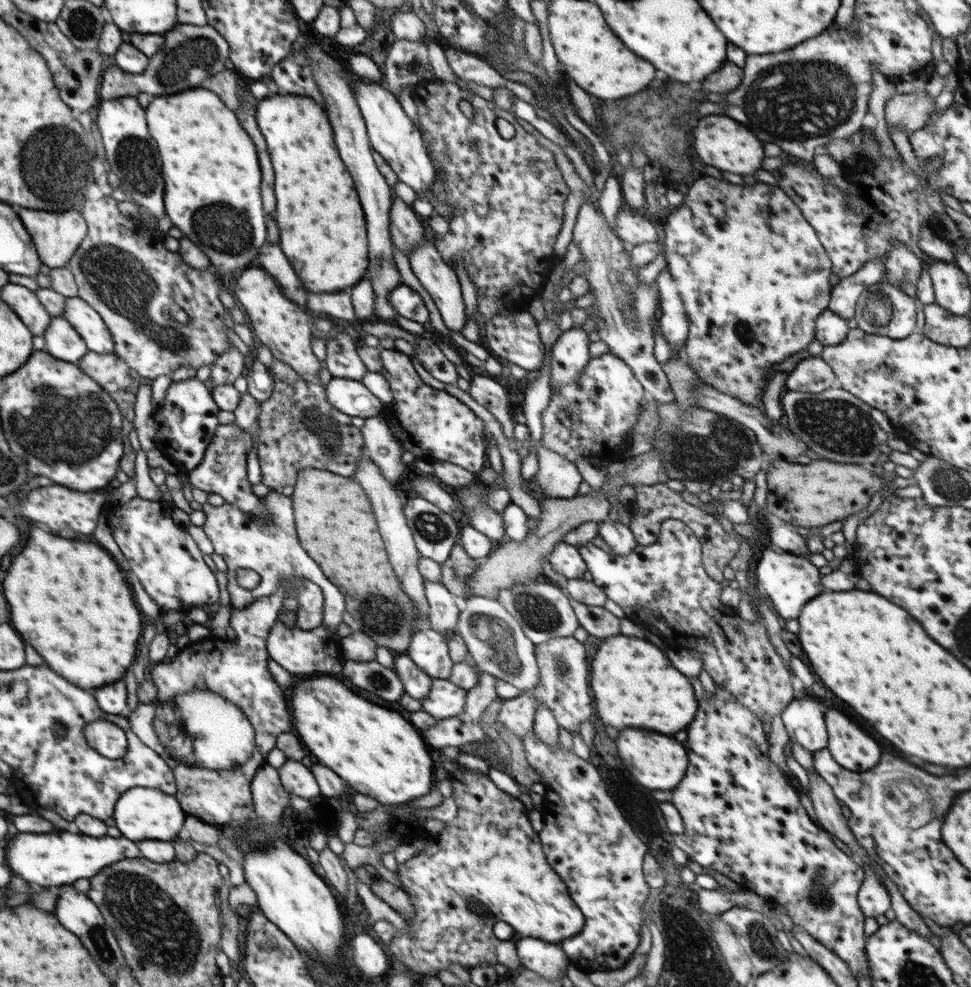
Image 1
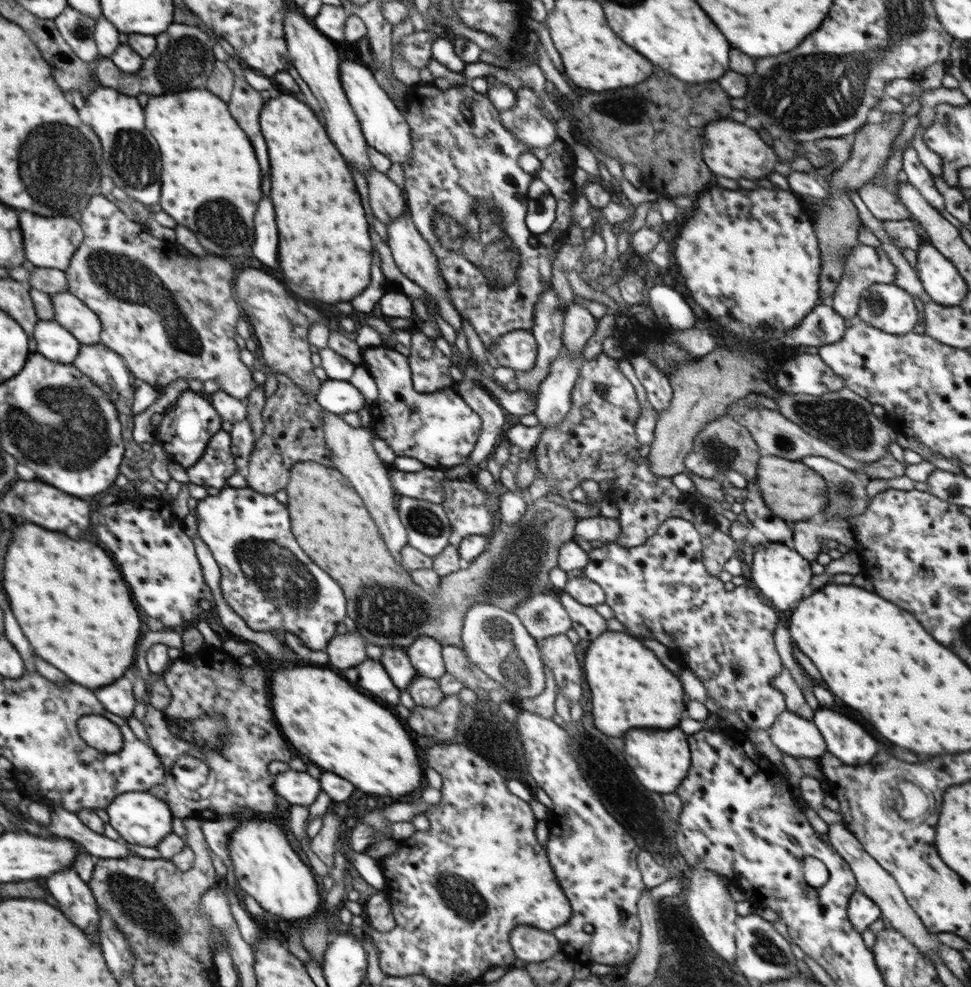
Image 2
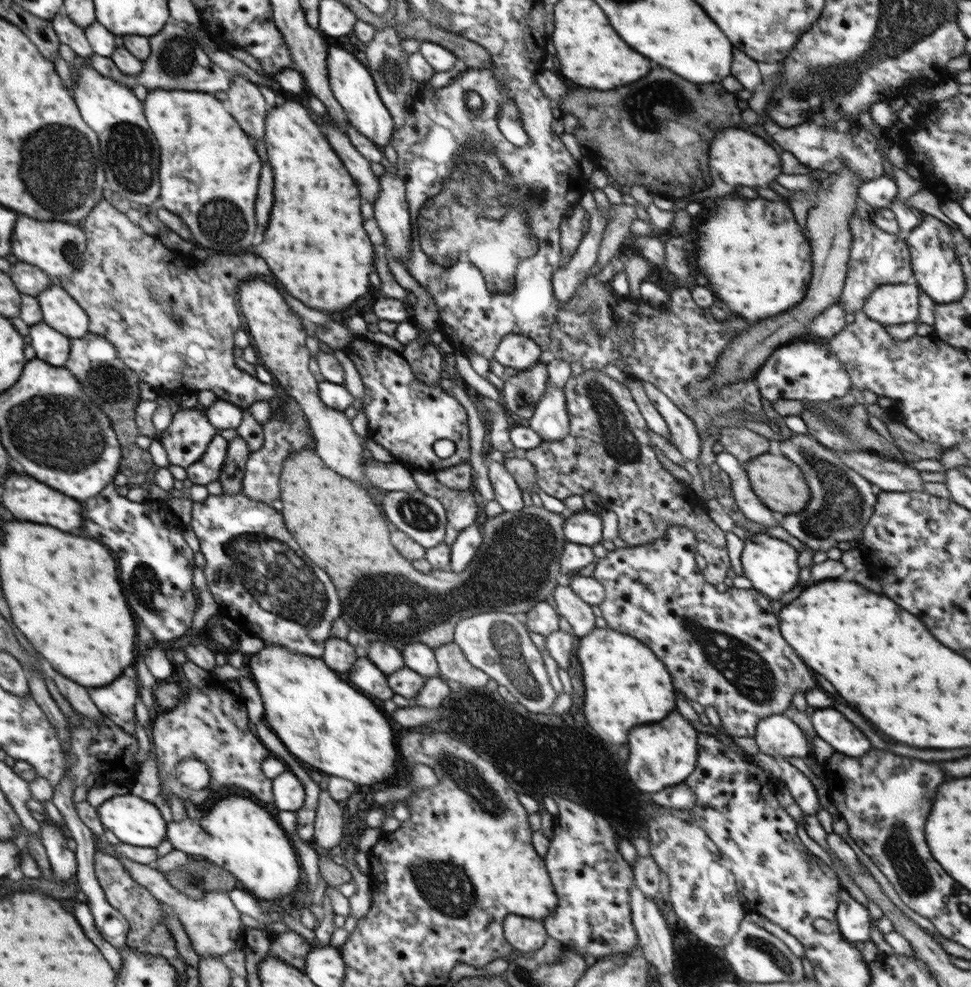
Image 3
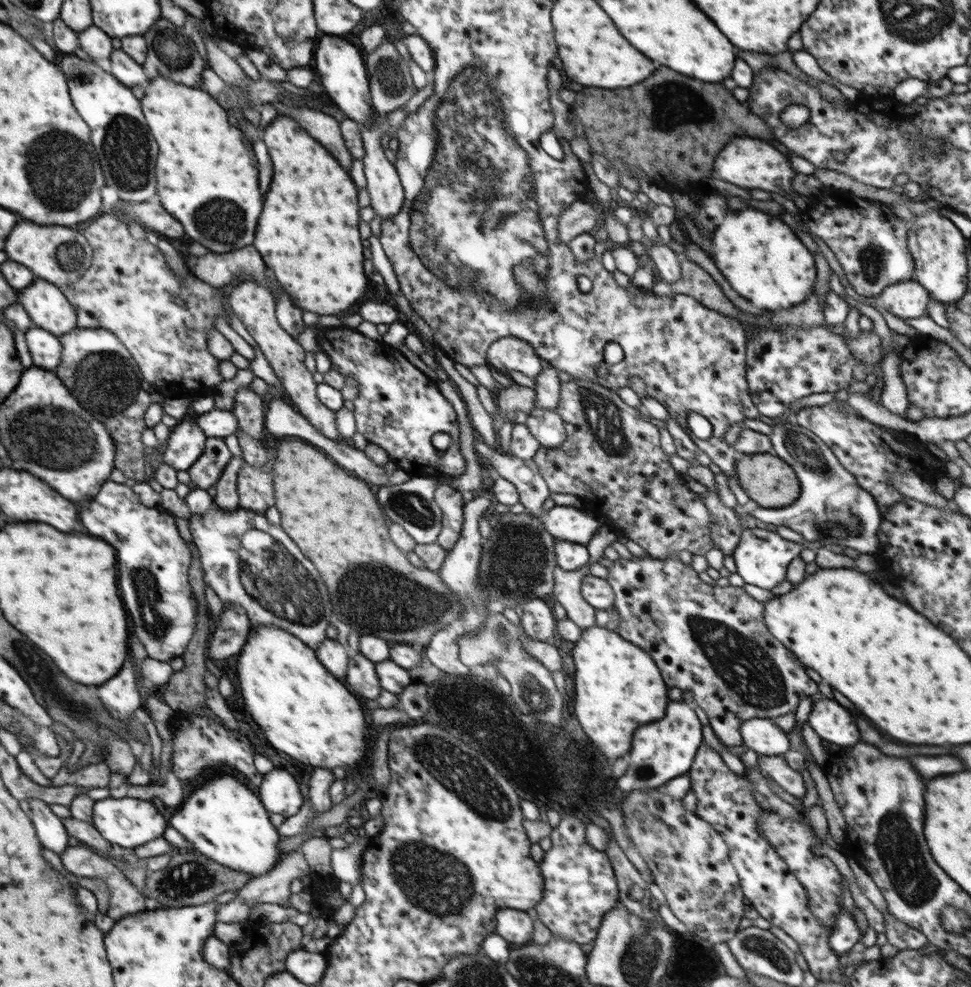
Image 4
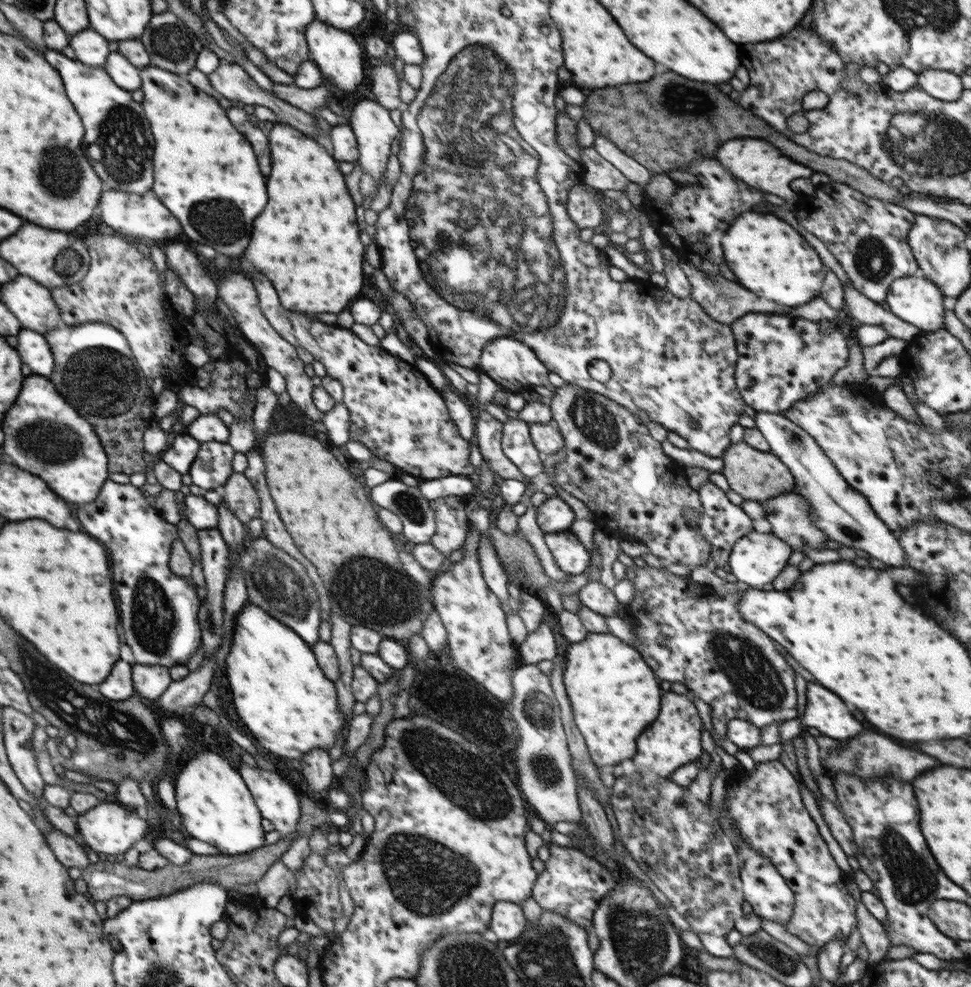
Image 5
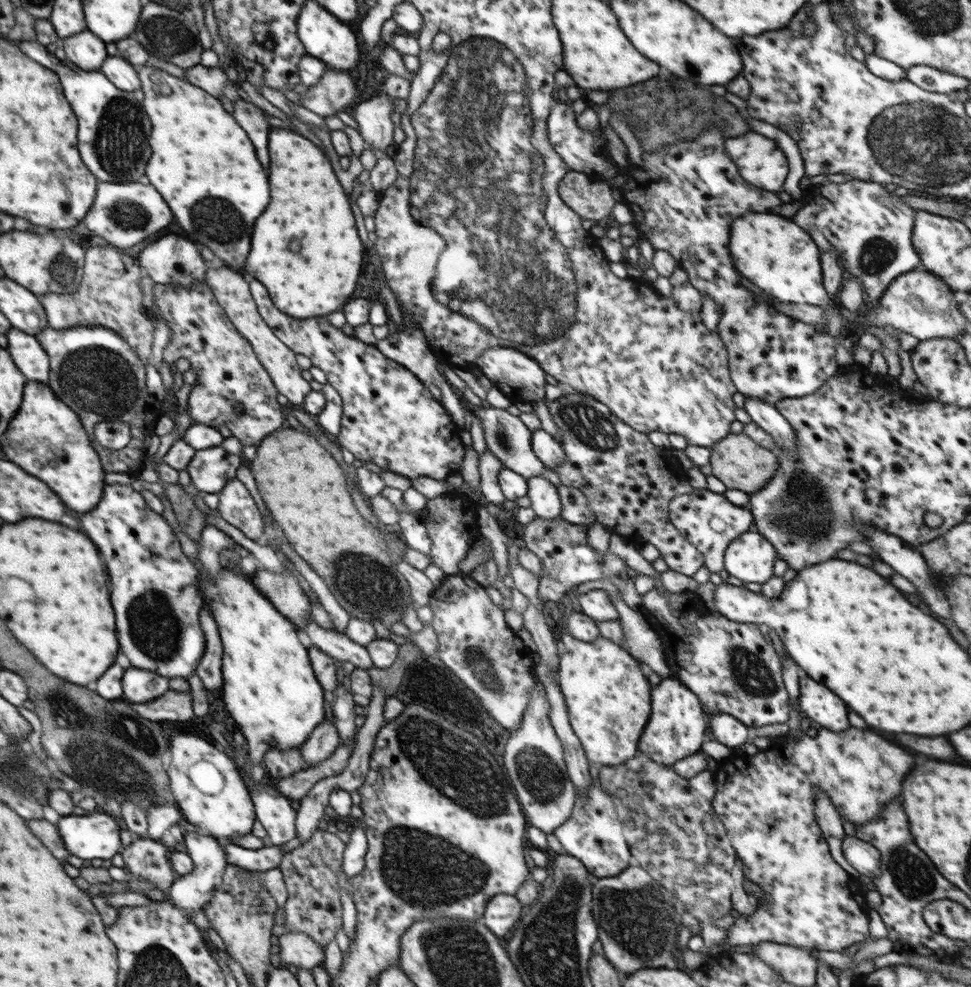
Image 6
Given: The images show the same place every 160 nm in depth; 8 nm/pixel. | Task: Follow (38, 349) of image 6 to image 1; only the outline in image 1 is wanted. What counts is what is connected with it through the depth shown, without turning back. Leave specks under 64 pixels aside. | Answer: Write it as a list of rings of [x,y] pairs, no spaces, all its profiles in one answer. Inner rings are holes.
[[[64,315],[52,318],[52,323],[43,337],[46,341],[46,352],[74,364],[78,364],[90,351],[81,333]]]

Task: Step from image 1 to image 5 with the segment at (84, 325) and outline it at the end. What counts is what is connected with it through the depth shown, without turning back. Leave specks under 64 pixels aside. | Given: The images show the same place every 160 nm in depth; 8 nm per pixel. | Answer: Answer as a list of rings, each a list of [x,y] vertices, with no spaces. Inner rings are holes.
[[[18,275],[12,282],[1,285],[1,301],[18,317],[23,329],[46,334],[63,325],[51,289],[32,277]]]

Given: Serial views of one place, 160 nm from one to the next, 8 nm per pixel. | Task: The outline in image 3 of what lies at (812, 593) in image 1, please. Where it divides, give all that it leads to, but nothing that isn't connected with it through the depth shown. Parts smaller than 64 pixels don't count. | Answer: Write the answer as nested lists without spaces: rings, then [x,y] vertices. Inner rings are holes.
[[[750,533],[744,540],[744,548],[741,554],[743,576],[752,583],[752,588],[760,591],[769,600],[778,606],[780,597],[790,592],[798,582],[798,551],[784,540],[772,538],[766,534]]]

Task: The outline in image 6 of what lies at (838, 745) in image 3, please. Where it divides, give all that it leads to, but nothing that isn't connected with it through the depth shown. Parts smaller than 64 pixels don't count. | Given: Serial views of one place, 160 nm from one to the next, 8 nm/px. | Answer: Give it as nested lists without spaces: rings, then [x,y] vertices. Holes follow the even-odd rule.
[[[801,673],[799,693],[800,708],[808,718],[816,720],[820,726],[832,732],[842,732],[850,728],[846,704],[826,686]]]

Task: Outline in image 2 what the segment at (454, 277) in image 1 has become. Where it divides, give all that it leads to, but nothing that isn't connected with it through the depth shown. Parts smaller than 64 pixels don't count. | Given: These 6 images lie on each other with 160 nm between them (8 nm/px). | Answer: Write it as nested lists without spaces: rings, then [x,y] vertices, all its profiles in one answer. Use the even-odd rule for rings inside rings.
[[[408,212],[397,216],[390,224],[387,225],[388,234],[388,246],[390,247],[394,262],[401,270],[404,276],[413,280],[420,288],[423,288],[427,294],[431,294],[435,302],[437,302],[437,310],[439,310],[440,316],[448,324],[451,324],[453,328],[458,332],[461,329],[463,318],[456,310],[451,298],[447,295],[449,286],[446,284],[444,277],[440,274],[438,269],[438,259],[434,256],[432,247],[427,240],[422,238],[422,235],[417,231],[414,221]]]

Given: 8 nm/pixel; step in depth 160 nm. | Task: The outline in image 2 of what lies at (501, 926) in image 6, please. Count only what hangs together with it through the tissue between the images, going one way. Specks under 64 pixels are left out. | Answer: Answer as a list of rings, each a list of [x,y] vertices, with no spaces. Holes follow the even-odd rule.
[[[519,924],[514,928],[509,942],[515,956],[523,965],[550,961],[561,951],[559,941],[552,933],[527,924]]]

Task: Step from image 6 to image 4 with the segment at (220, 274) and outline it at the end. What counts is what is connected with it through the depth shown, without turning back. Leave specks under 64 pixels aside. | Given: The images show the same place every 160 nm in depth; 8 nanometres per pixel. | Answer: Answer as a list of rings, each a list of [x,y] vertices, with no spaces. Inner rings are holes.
[[[249,279],[240,280],[234,284],[231,294],[228,296],[230,306],[234,314],[243,322],[258,348],[262,350],[270,366],[279,378],[284,391],[290,400],[298,406],[298,412],[307,418],[307,421],[316,427],[326,438],[342,441],[338,432],[335,411],[330,410],[316,396],[317,383],[312,378],[312,373],[305,363],[306,351],[285,328],[278,322],[276,316],[276,300],[274,296],[262,288],[260,284]]]

